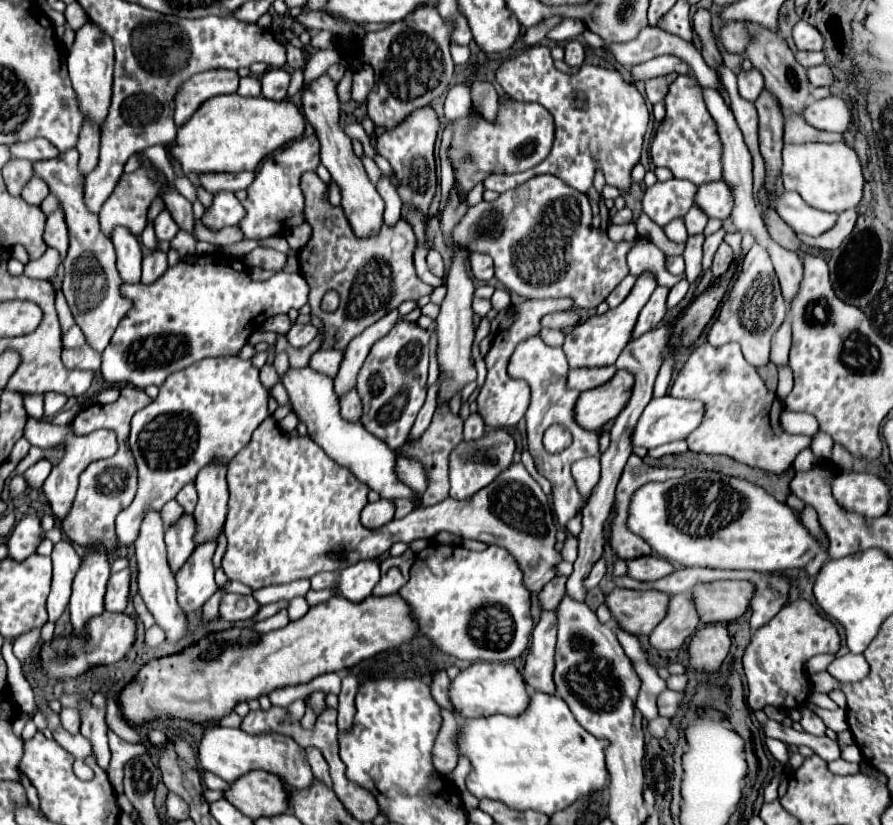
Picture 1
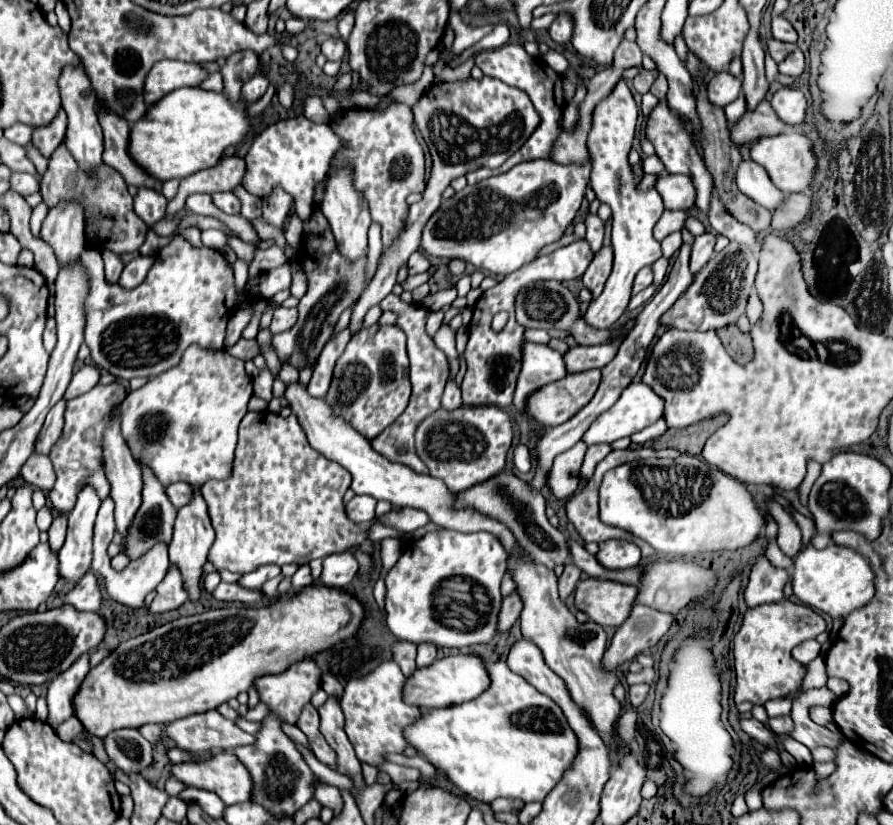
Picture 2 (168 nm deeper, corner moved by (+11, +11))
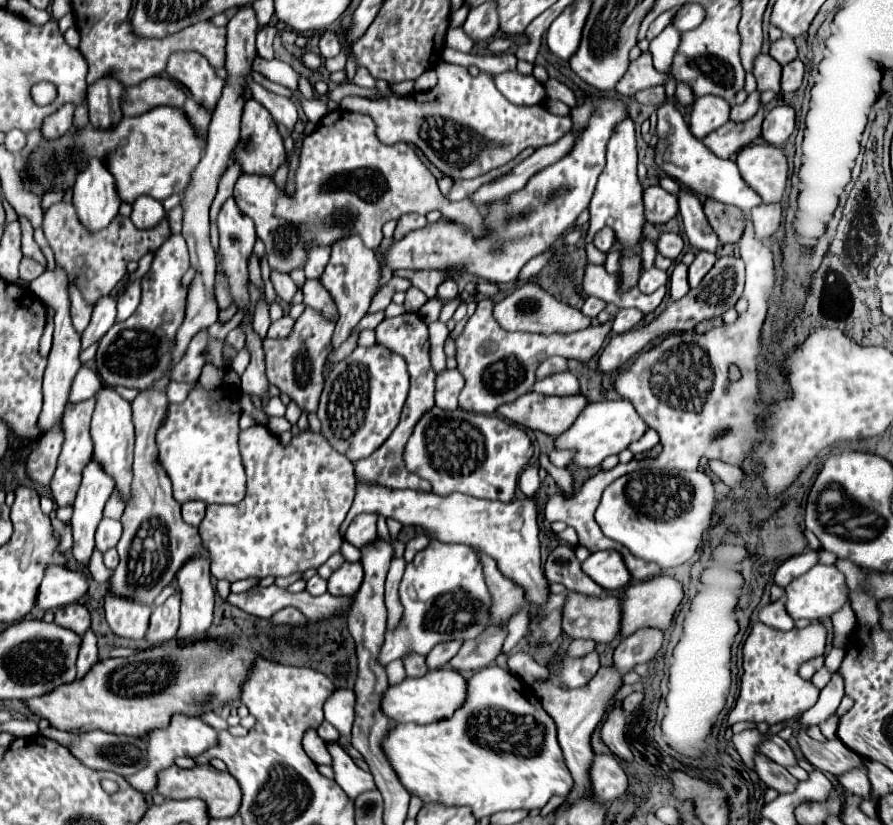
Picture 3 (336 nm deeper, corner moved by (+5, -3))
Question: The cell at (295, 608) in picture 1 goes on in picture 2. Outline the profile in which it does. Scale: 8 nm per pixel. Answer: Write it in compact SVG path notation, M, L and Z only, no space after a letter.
M301 565L301 567L295 571L295 575L291 577L291 581L293 581L293 591L301 591L303 587L315 583L315 579L311 577L309 565Z

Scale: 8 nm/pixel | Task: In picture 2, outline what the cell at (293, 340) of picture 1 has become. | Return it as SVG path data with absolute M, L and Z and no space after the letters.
M277 305L269 329L271 329L271 333L281 333L285 329L291 329L291 325L295 325L295 321L297 321L297 309L287 309L283 305Z

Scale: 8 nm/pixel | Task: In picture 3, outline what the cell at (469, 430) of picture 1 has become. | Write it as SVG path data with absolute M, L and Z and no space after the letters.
M445 369L437 377L437 407L455 411L459 407L459 393L465 387L465 379L457 369Z

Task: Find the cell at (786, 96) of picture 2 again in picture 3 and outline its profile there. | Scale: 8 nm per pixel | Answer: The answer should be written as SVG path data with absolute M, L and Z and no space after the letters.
M779 105L765 115L763 139L771 145L783 145L795 129L795 111L789 105Z

